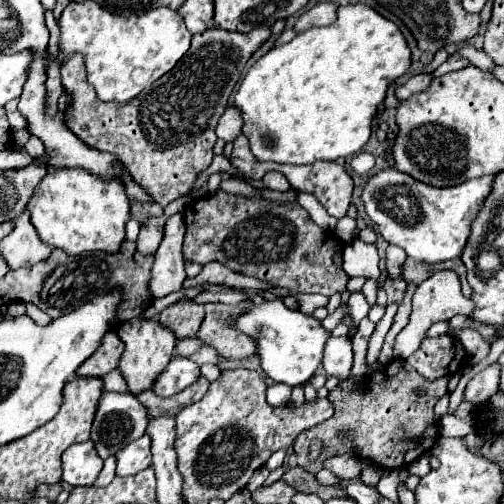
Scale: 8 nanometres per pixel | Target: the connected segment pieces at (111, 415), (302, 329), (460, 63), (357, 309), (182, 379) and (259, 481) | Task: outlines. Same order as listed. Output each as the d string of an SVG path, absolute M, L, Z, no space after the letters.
M104 392L98 400L98 410L92 422L92 442L96 446L96 452L102 460L108 456L114 456L120 448L124 448L134 438L140 438L146 432L148 418L146 408L138 402L138 398L130 392Z
M262 302L252 304L248 312L242 312L234 322L234 330L250 336L256 344L256 354L260 358L260 368L274 380L286 386L298 386L308 382L316 368L322 364L322 348L330 336L320 322L312 316L302 314L300 310L290 310L284 302Z
M450 54L450 56L446 58L446 62L440 64L440 66L432 72L432 76L442 76L442 74L448 74L448 72L460 70L460 68L464 68L464 66L468 66L466 58L462 58L460 54Z
M362 292L350 296L350 300L348 300L348 314L350 314L350 318L352 318L352 326L354 326L354 328L356 328L356 326L360 324L360 320L368 314L368 310L370 310L370 306L368 306L366 298L362 296Z
M172 358L154 384L158 396L174 396L200 378L200 367L188 358Z
M264 466L264 468L260 468L260 470L250 478L250 482L248 482L248 486L246 486L246 488L248 488L250 492L254 492L256 488L260 488L260 486L264 484L264 480L268 478L268 474L270 474L270 470L268 470L266 466Z

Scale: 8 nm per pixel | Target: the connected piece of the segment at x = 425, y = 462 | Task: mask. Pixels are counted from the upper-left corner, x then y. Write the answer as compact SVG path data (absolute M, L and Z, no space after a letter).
M422 456L412 464L407 466L407 470L410 475L417 475L419 477L425 476L431 471L431 466L429 464L430 457Z

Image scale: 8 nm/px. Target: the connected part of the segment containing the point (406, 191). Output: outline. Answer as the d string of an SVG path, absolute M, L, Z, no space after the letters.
M386 168L368 178L366 186L362 188L362 202L366 214L388 244L404 248L414 260L436 264L462 254L464 242L468 240L470 222L476 218L480 202L484 202L488 196L490 184L492 178L488 176L468 180L452 188L434 188L396 168Z

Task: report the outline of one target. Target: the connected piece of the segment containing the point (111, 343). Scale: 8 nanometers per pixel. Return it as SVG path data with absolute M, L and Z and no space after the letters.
M108 332L104 334L98 350L94 350L92 358L88 358L78 370L76 370L76 376L104 376L108 374L110 370L116 368L116 362L120 360L120 354L122 354L122 342L120 338L116 336L116 332Z

